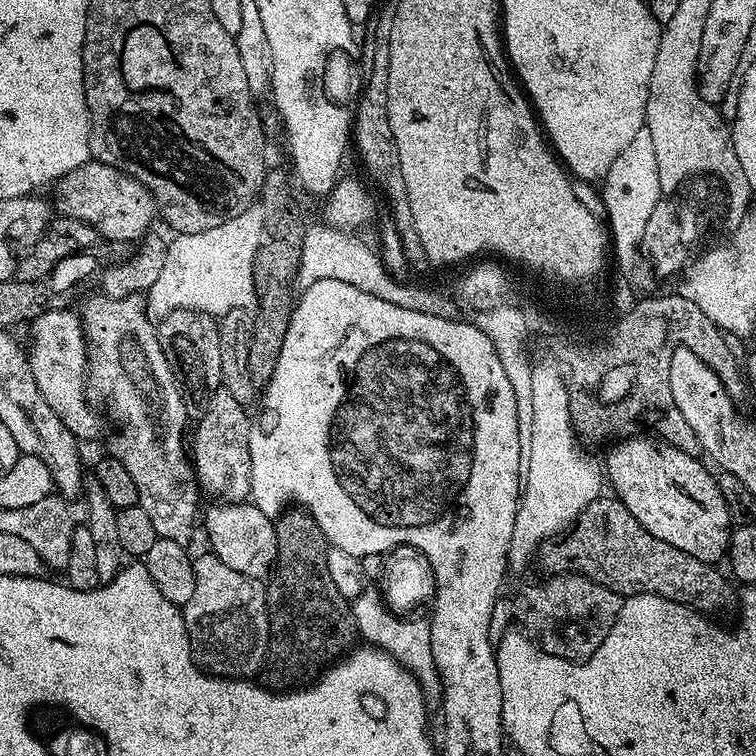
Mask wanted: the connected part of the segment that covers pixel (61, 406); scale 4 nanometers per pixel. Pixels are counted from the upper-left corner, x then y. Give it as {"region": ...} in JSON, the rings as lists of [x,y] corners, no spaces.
{"region":[[[68,308],[43,312],[37,320],[31,321],[31,328],[32,348],[27,349],[28,365],[34,374],[34,382],[38,382],[38,390],[42,390],[42,398],[46,398],[50,410],[62,418],[66,430],[73,432],[77,441],[94,439],[104,424],[99,414],[88,405],[88,342],[79,315]]]}

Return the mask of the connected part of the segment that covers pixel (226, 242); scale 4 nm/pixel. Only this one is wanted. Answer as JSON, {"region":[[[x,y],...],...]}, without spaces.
{"region":[[[253,206],[242,213],[238,218],[230,218],[230,222],[222,222],[222,226],[214,226],[214,230],[202,230],[198,234],[176,234],[165,247],[165,261],[159,277],[146,291],[146,307],[153,317],[163,318],[175,308],[204,312],[213,318],[224,316],[235,308],[251,309],[256,303],[256,287],[252,267],[256,265],[256,255],[265,237],[264,209]]]}

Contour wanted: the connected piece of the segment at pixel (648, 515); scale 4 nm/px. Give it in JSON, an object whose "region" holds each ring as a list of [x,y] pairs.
{"region":[[[635,436],[613,443],[616,445],[608,452],[606,480],[610,488],[612,484],[616,499],[624,503],[626,510],[630,510],[654,538],[662,538],[662,542],[686,550],[690,558],[719,565],[728,555],[734,521],[716,476],[708,473],[709,465],[678,450],[671,442],[659,444],[648,436]]]}

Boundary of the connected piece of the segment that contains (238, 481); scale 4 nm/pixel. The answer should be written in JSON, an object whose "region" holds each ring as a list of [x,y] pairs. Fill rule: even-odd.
{"region":[[[218,390],[209,400],[206,401],[204,417],[196,428],[196,437],[190,440],[190,456],[194,461],[194,474],[198,479],[201,489],[204,488],[210,495],[216,496],[217,501],[225,504],[238,504],[247,501],[252,494],[250,486],[250,446],[248,445],[248,433],[250,431],[250,416],[246,413],[245,405],[239,404],[229,392]]]}

